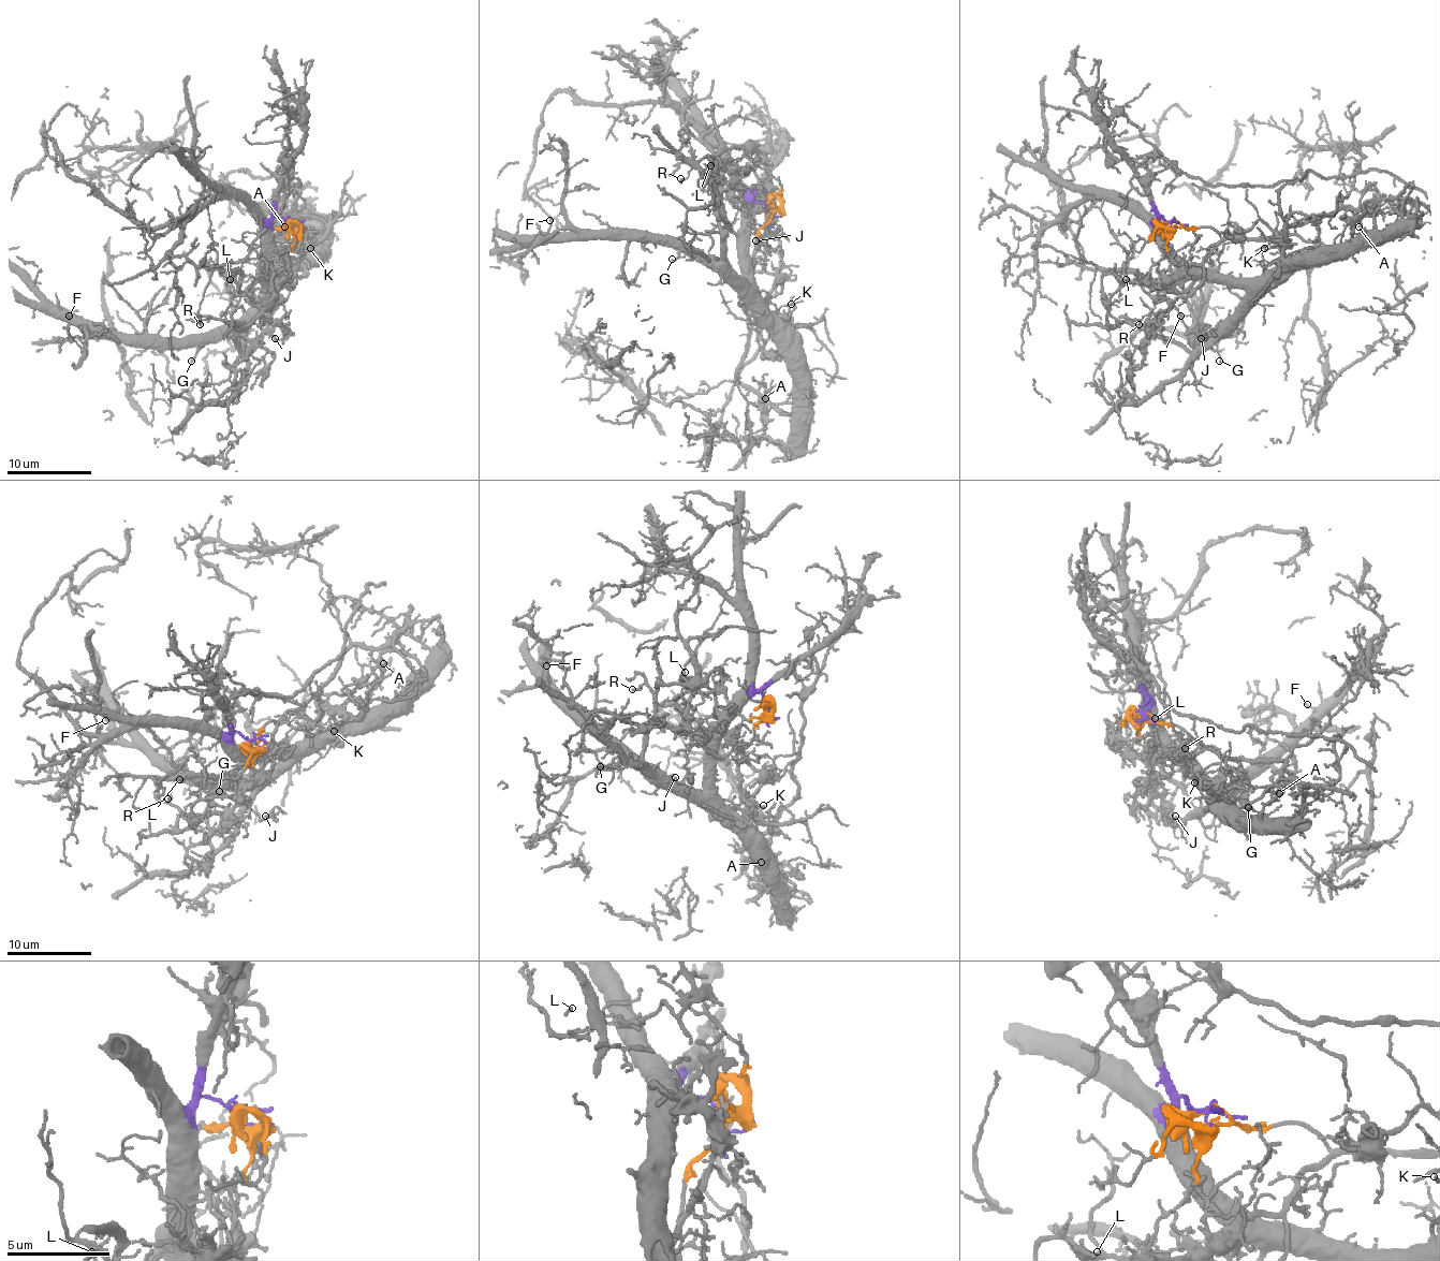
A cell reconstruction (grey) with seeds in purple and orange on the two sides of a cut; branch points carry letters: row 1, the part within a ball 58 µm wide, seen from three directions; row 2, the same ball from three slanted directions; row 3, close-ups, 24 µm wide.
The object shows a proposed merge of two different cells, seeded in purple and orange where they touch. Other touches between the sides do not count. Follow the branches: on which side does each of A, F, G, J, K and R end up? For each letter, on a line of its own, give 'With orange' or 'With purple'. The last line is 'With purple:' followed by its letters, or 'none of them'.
A: With orange
F: With purple
G: With purple
J: With orange
K: With orange
R: With purple
With purple: F, G, R

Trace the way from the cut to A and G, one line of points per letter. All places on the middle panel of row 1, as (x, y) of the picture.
A: (769, 208), (767, 221), (759, 230), (745, 280), (749, 347), (738, 378), (759, 401), (765, 397)
G: (769, 208), (763, 202), (751, 200), (749, 284), (730, 282), (687, 253), (672, 260)

